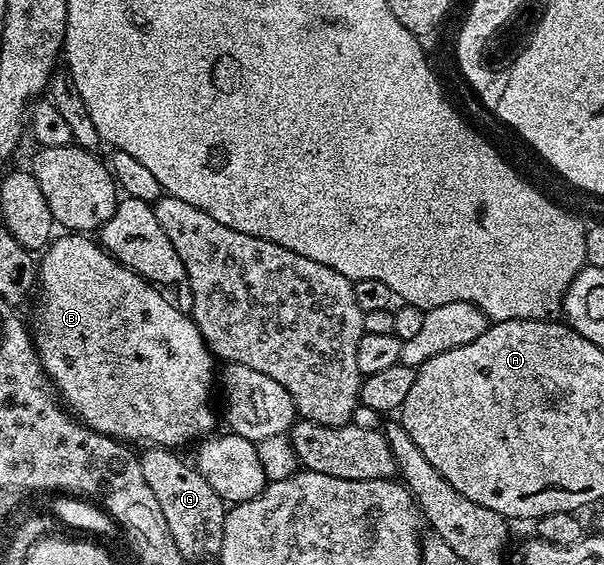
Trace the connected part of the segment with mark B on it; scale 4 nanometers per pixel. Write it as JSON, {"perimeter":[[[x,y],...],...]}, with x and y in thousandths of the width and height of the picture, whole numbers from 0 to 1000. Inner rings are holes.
{"perimeter":[[[103,411],[94,416],[84,427],[83,434],[76,437],[75,442],[68,444],[66,450],[66,469],[61,473],[61,520],[63,524],[63,543],[56,549],[56,577],[53,570],[53,600],[56,604],[56,616],[63,621],[63,635],[70,641],[70,650],[73,651],[73,658],[78,665],[83,667],[84,678],[93,692],[94,703],[99,706],[104,720],[127,745],[134,747],[136,752],[144,754],[147,761],[157,761],[161,768],[171,768],[172,772],[179,772],[180,775],[192,775],[197,782],[204,786],[224,786],[222,782],[242,782],[235,786],[253,786],[257,789],[268,789],[273,793],[296,793],[295,789],[301,789],[306,782],[320,784],[323,779],[333,777],[336,772],[346,770],[349,763],[356,759],[354,754],[354,726],[348,720],[348,681],[356,681],[358,676],[358,655],[354,662],[354,646],[358,646],[358,635],[353,627],[348,625],[348,619],[341,612],[341,604],[331,595],[331,588],[328,586],[328,577],[323,573],[320,561],[306,549],[295,549],[285,540],[273,520],[268,515],[262,513],[250,503],[245,496],[238,496],[233,488],[230,488],[225,481],[219,481],[207,471],[205,467],[199,467],[194,460],[185,455],[180,446],[169,441],[167,434],[161,427],[156,428],[154,419],[144,418],[136,411]]]}

